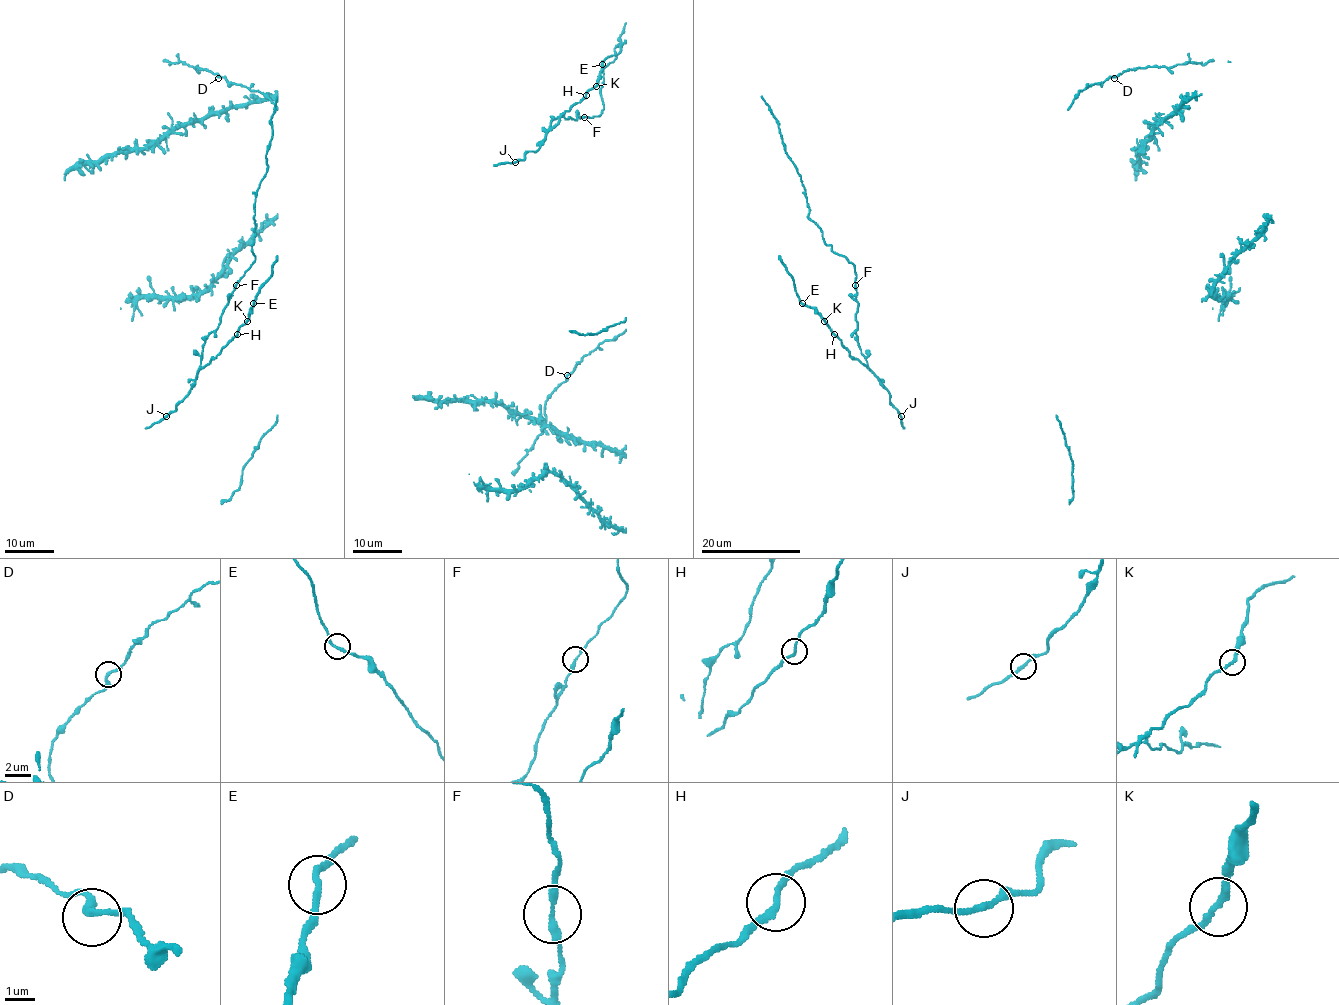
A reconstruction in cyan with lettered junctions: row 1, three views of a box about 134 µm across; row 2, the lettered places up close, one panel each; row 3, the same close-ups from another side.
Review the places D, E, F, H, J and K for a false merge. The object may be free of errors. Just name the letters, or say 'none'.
none

